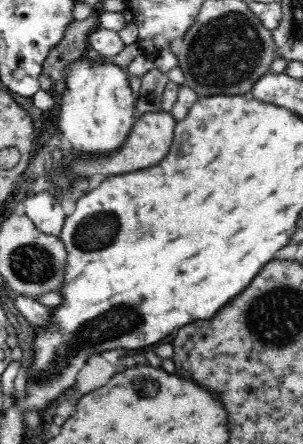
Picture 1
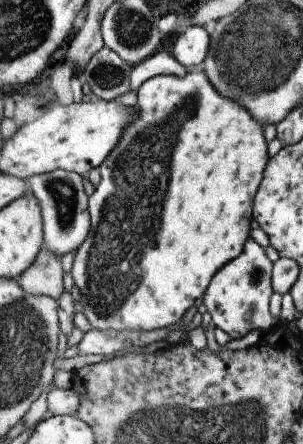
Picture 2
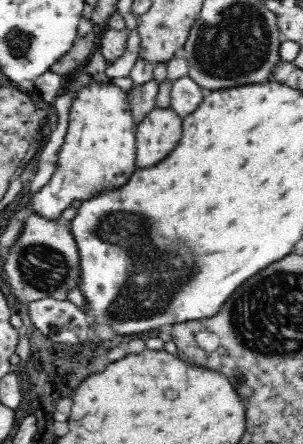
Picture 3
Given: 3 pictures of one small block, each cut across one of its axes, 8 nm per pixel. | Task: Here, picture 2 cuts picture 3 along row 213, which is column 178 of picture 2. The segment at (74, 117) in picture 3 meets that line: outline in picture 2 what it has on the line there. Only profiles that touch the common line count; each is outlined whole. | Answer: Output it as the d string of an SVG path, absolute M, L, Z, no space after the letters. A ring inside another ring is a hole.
M187 26L183 32L175 34L169 54L181 64L199 64L207 56L209 48L209 30L201 26Z

